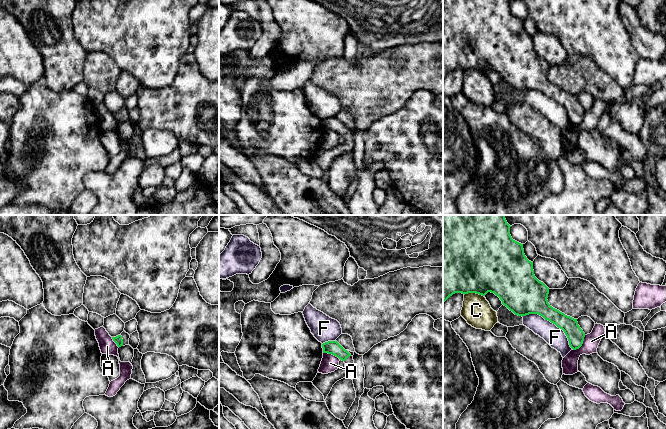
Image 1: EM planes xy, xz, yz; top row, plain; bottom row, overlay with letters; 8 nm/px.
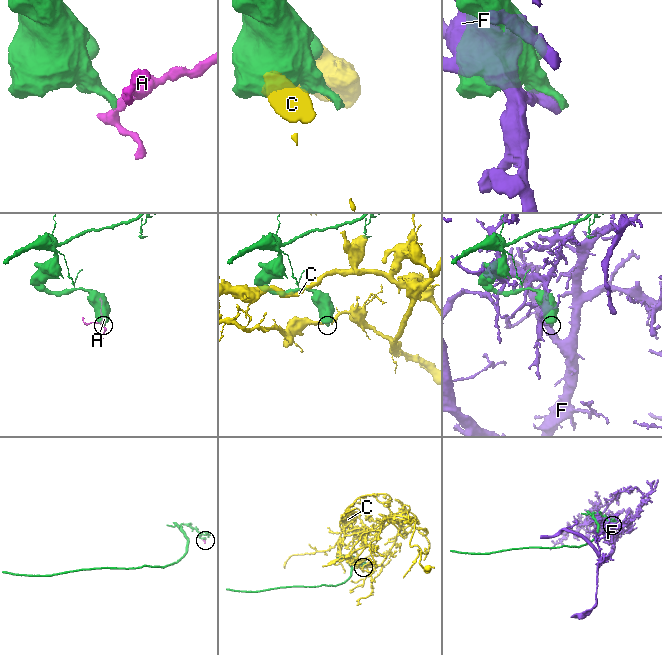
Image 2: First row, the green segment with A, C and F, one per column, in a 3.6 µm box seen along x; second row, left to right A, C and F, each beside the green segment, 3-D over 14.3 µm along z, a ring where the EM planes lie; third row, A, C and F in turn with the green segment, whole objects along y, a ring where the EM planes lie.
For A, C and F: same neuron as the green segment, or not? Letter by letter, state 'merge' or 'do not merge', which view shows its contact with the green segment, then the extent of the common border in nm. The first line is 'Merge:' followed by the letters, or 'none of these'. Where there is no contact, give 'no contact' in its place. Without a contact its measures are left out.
Merge: none of these
A: do not merge; meets green in yz; contact 160 nm long
C: do not merge; meets green in yz; contact 160 nm long
F: do not merge; meets green in yz; contact 480 nm long

